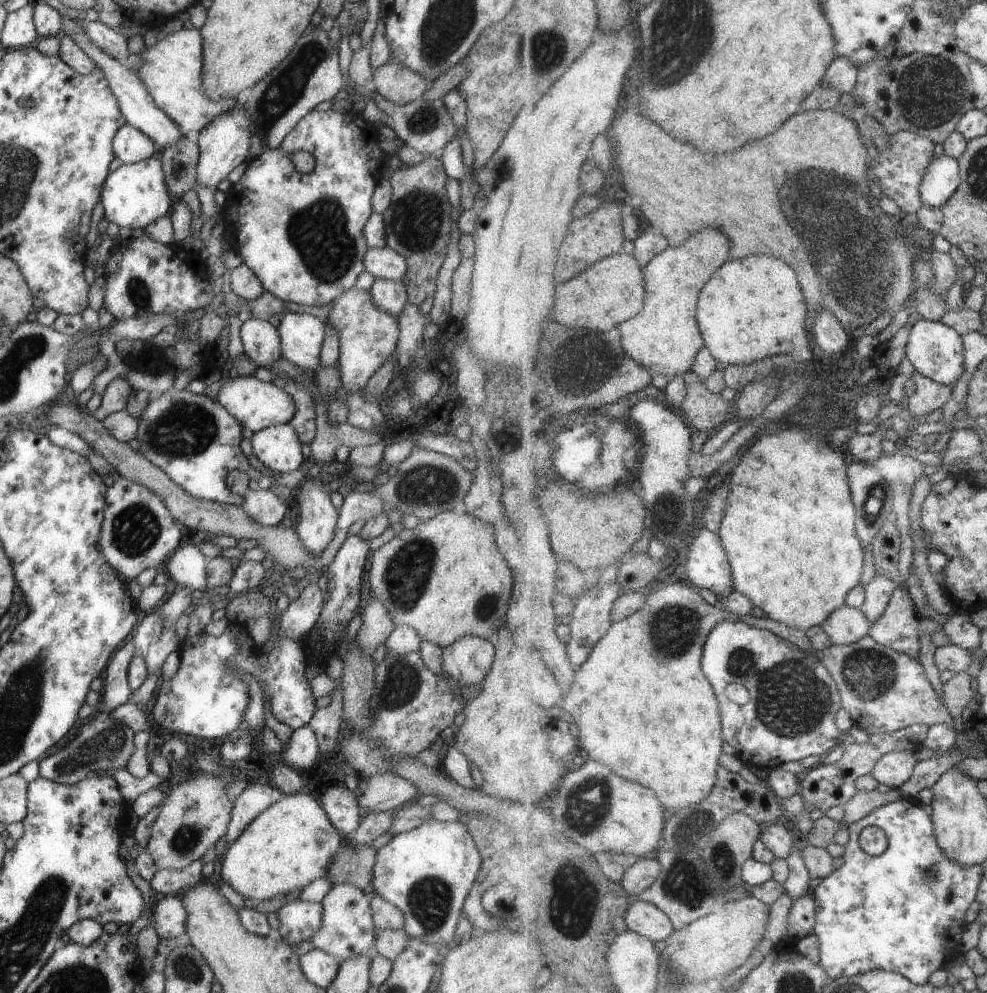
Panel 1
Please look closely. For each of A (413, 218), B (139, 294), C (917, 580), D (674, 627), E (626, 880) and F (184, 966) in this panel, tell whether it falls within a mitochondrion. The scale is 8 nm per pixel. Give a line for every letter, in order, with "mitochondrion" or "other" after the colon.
A: mitochondrion
B: mitochondrion
C: other
D: mitochondrion
E: other
F: mitochondrion

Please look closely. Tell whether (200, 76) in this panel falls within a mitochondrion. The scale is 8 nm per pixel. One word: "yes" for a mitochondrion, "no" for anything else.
no

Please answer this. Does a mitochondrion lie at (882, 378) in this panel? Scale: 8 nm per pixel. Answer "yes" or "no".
no

